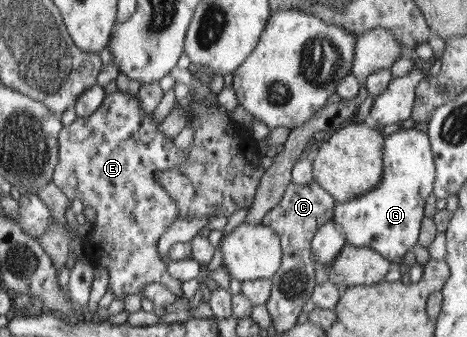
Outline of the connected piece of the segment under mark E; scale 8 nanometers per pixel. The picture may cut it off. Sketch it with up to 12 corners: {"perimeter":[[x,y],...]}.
{"perimeter":[[138,96],[64,127],[53,182],[96,212],[84,251],[117,298],[161,283],[186,153]]}

